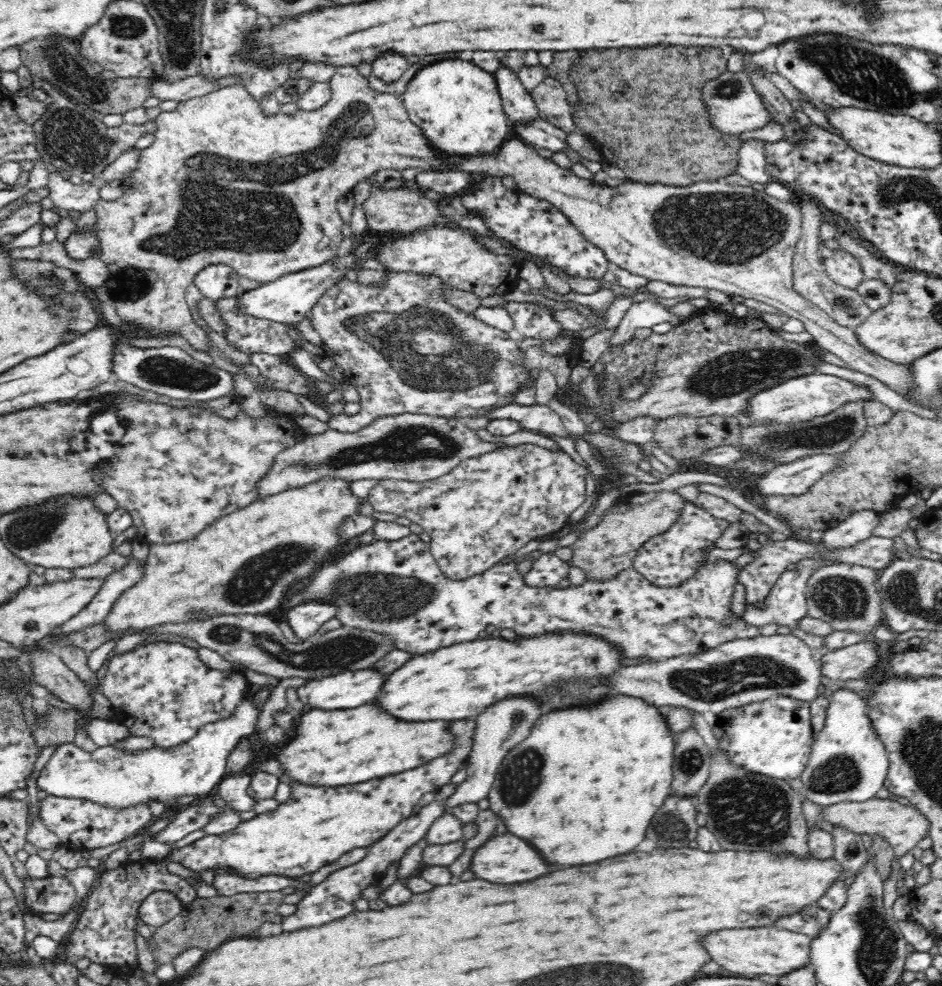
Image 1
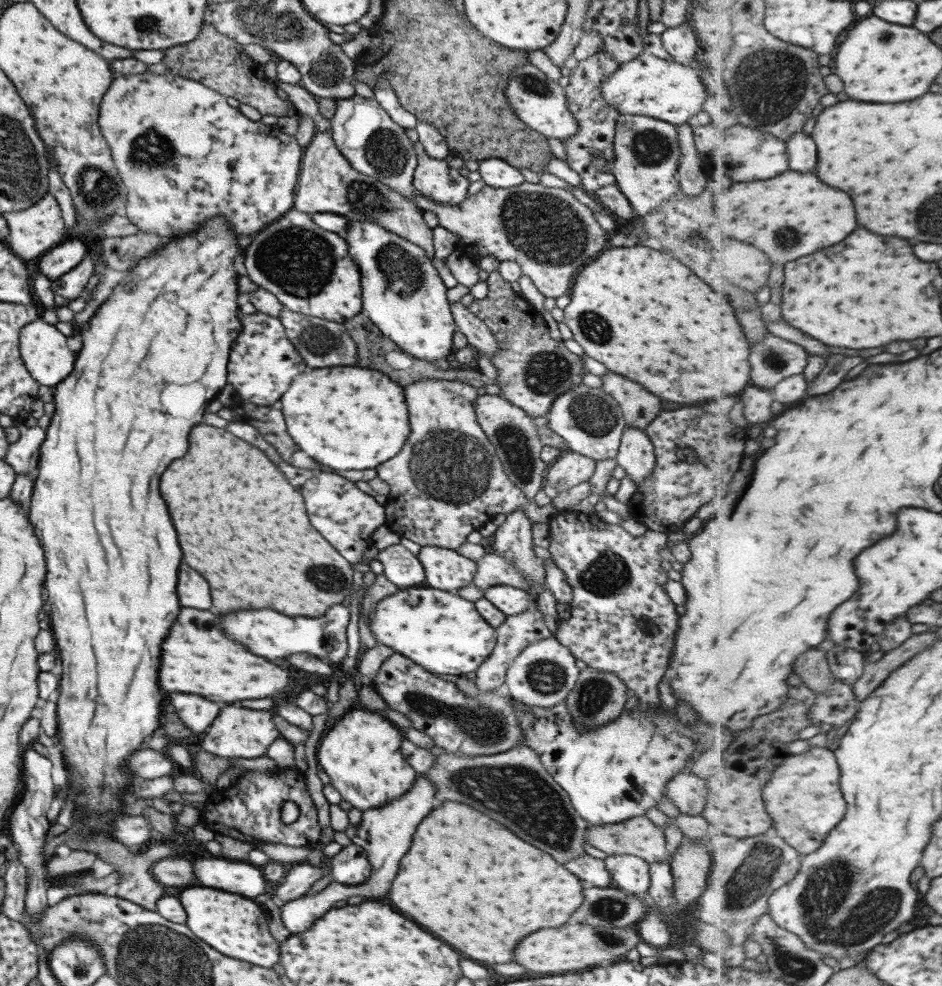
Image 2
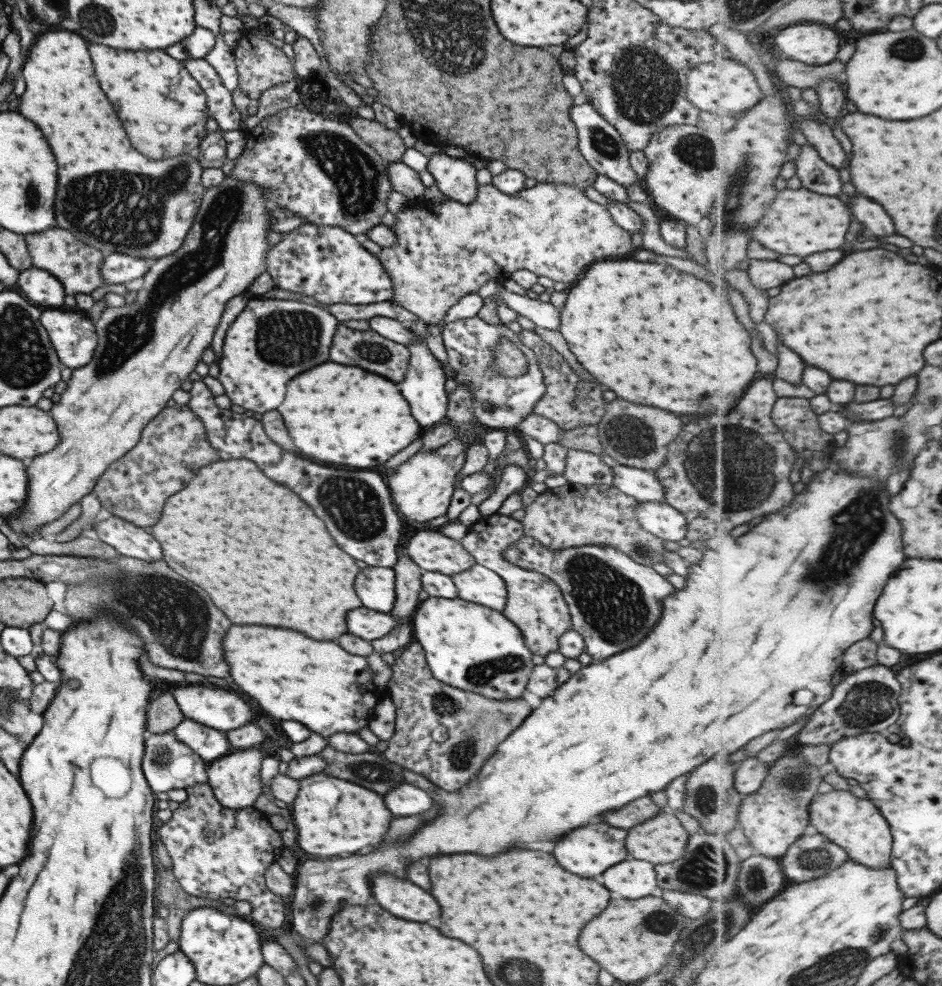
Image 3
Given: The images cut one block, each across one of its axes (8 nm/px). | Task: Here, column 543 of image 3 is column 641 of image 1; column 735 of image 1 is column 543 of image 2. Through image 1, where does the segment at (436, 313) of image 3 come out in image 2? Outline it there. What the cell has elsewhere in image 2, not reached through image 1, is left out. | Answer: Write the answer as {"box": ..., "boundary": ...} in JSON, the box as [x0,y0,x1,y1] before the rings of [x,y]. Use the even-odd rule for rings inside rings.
{"box":[415,182,607,299],"boundary":[[[523,182],[512,188],[490,188],[485,185],[479,192],[466,196],[463,202],[457,205],[436,203],[415,191],[415,204],[423,210],[430,209],[437,213],[438,224],[447,229],[447,232],[459,236],[457,248],[461,249],[465,256],[475,261],[481,256],[491,256],[497,262],[517,262],[521,274],[529,277],[532,285],[544,298],[555,299],[563,294],[569,295],[575,270],[579,266],[583,268],[591,258],[595,258],[607,242],[607,236],[599,228],[592,210],[577,201],[569,191],[547,188],[539,183]]]}

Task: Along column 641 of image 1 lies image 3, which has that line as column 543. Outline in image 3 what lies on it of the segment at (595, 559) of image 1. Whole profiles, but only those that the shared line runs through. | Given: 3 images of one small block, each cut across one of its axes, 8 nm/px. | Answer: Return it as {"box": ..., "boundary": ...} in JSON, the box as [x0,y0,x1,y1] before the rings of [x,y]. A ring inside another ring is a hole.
{"box":[520,483,666,567],"boundary":[[[567,483],[556,488],[547,488],[529,505],[523,507],[524,516],[520,521],[522,536],[535,540],[547,551],[588,545],[613,547],[636,564],[645,567],[663,563],[663,554],[666,552],[663,542],[649,535],[638,524],[635,506],[637,501],[634,498],[623,494],[612,484]]]}

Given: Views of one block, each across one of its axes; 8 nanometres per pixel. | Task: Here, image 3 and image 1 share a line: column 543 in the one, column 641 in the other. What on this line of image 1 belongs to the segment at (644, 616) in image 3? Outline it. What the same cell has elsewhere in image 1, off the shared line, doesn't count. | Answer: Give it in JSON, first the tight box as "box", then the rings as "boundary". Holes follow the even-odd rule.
{"box":[632,501,730,589],"boundary":[[[687,501],[674,527],[668,533],[651,539],[638,550],[632,568],[650,585],[660,589],[682,587],[687,584],[686,580],[692,580],[699,569],[711,562],[708,553],[718,548],[718,539],[730,526],[730,521],[712,516],[696,503]]]}

